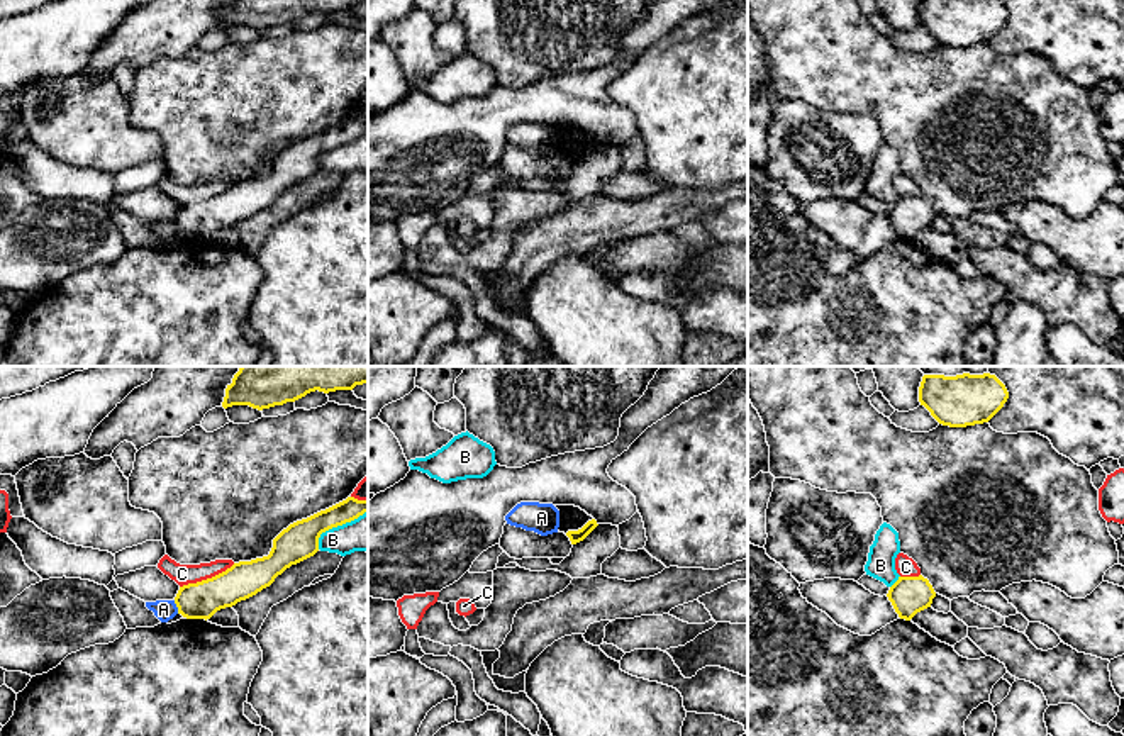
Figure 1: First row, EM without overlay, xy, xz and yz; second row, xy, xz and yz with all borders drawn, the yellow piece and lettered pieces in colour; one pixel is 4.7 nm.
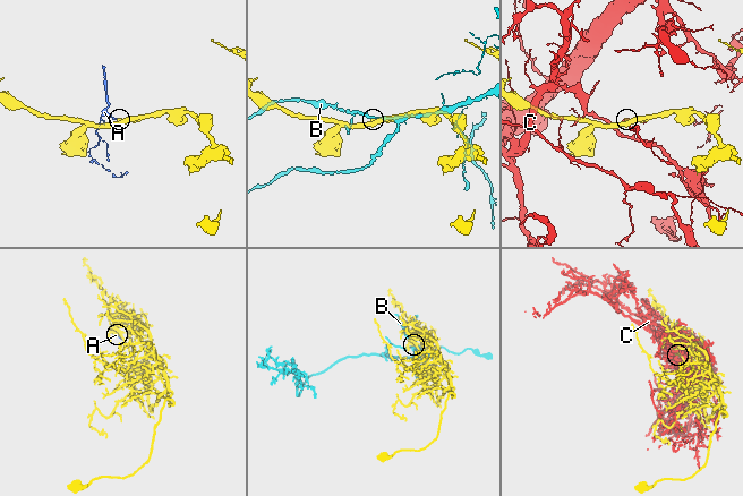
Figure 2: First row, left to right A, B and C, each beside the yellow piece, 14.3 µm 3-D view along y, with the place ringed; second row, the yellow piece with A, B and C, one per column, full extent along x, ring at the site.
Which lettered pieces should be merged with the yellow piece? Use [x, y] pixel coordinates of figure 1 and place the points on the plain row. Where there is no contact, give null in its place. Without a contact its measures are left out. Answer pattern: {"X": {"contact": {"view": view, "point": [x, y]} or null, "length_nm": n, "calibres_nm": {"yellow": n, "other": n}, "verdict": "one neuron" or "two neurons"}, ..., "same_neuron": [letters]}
{"A": {"contact": {"view": "xy", "point": [177, 226]}, "length_nm": 70, "calibres_nm": {"yellow": 180, "other": 100}, "verdict": "two neurons"}, "B": {"contact": {"view": "xy", "point": [336, 146]}, "length_nm": 300, "calibres_nm": {"yellow": 180, "other": 170}, "verdict": "two neurons"}, "C": {"contact": {"view": "xy", "point": [207, 199]}, "length_nm": 280, "calibres_nm": {"yellow": 180, "other": 100}, "verdict": "two neurons"}, "same_neuron": []}

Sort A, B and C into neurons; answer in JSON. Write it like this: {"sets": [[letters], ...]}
{"sets": [["A"], ["B"], ["C"]]}

